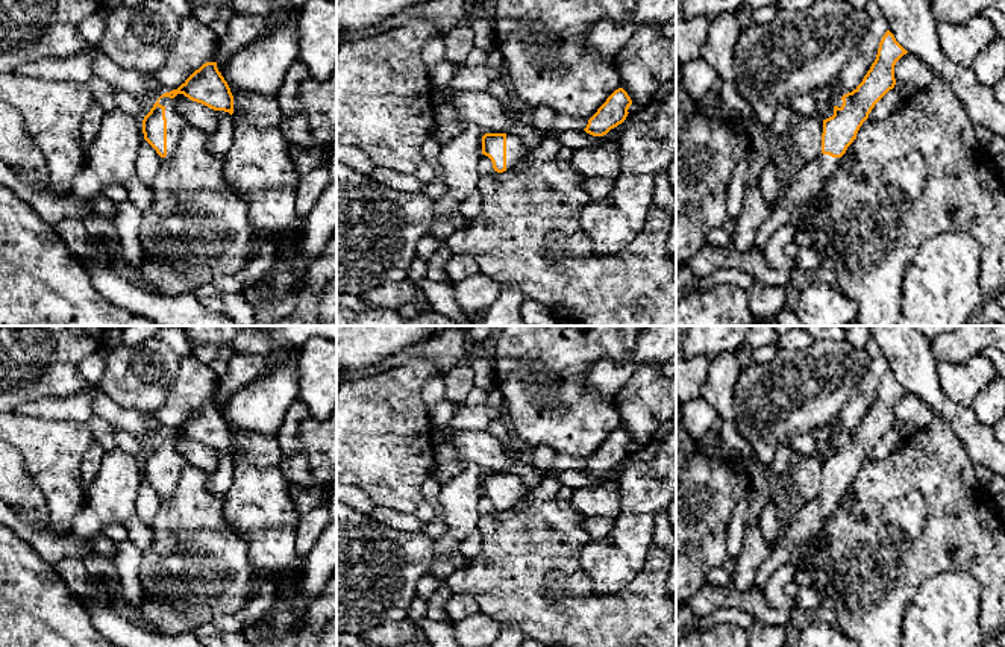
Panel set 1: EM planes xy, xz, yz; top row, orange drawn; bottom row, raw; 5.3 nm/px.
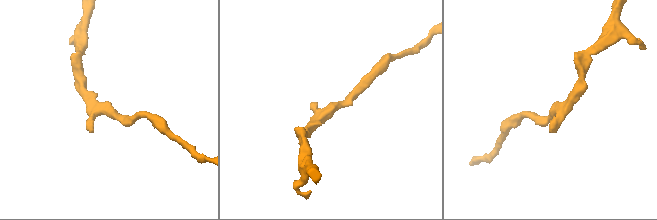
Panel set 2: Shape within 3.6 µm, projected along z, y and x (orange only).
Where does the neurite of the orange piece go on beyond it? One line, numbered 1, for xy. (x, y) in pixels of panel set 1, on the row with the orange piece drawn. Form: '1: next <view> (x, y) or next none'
1: next xy (175, 123)

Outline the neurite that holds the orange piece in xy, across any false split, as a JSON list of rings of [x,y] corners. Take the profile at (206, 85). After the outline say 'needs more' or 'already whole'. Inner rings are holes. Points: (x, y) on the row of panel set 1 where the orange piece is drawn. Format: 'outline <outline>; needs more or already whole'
outline [[[217,62],[203,64],[177,89],[162,94],[142,120],[144,139],[162,162],[174,153],[185,124],[173,100],[177,94],[214,111],[233,114],[233,95]]]; needs more

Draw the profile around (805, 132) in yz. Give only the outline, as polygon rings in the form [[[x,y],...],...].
[[[793,115],[788,144],[797,162],[809,162],[822,153],[823,120],[819,117]]]

